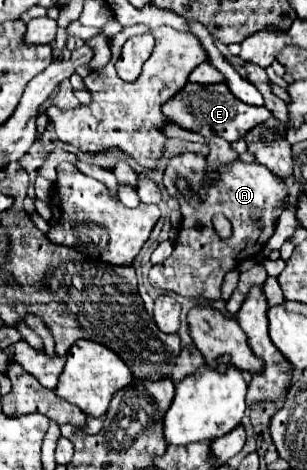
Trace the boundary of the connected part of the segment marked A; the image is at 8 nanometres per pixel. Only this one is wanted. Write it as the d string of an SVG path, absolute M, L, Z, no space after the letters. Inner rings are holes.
M182 154L168 162L168 168L164 172L166 190L178 194L176 180L184 178L190 190L196 192L204 202L198 210L186 206L184 202L182 224L174 240L174 252L162 264L152 266L148 280L158 290L176 292L184 298L200 298L212 302L220 298L220 286L226 272L234 270L246 258L256 258L262 252L264 244L272 238L274 228L278 224L278 216L288 198L288 186L284 184L282 178L276 178L266 166L256 162L246 164L234 160L228 166L222 166L220 182L210 186L200 184L204 172L206 172L206 158L198 154ZM216 212L222 212L232 222L232 236L228 240L220 240L212 228L212 216ZM192 234L196 234L200 244L192 244Z

